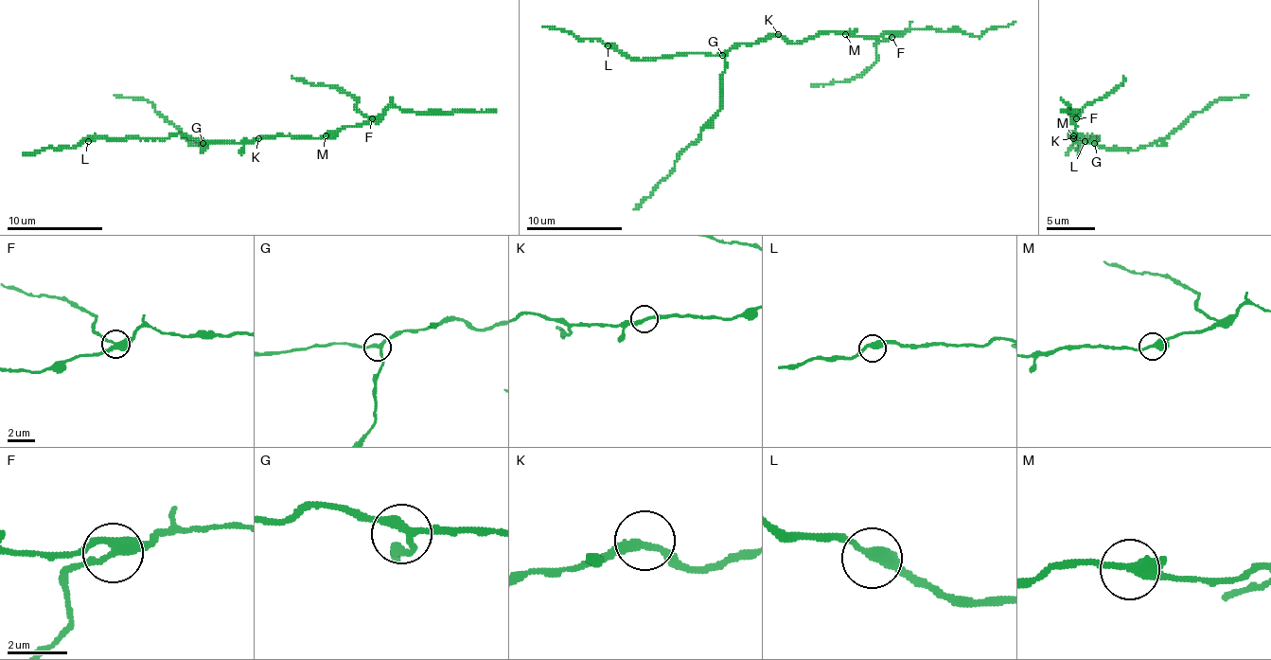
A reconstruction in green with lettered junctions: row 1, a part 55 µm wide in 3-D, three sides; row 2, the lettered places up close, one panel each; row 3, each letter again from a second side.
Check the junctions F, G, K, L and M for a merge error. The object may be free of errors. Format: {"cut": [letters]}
{"cut": ["F"]}

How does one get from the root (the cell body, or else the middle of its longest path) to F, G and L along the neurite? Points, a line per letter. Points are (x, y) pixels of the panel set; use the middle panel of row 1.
F: (778, 36), (785, 36), (794, 44), (831, 31), (852, 31), (856, 36), (883, 34), (891, 36)
G: (778, 36), (766, 36), (753, 44), (734, 44), (722, 55)
L: (778, 36), (766, 36), (753, 44), (734, 44), (715, 55), (689, 53), (641, 61), (631, 61), (608, 45)

